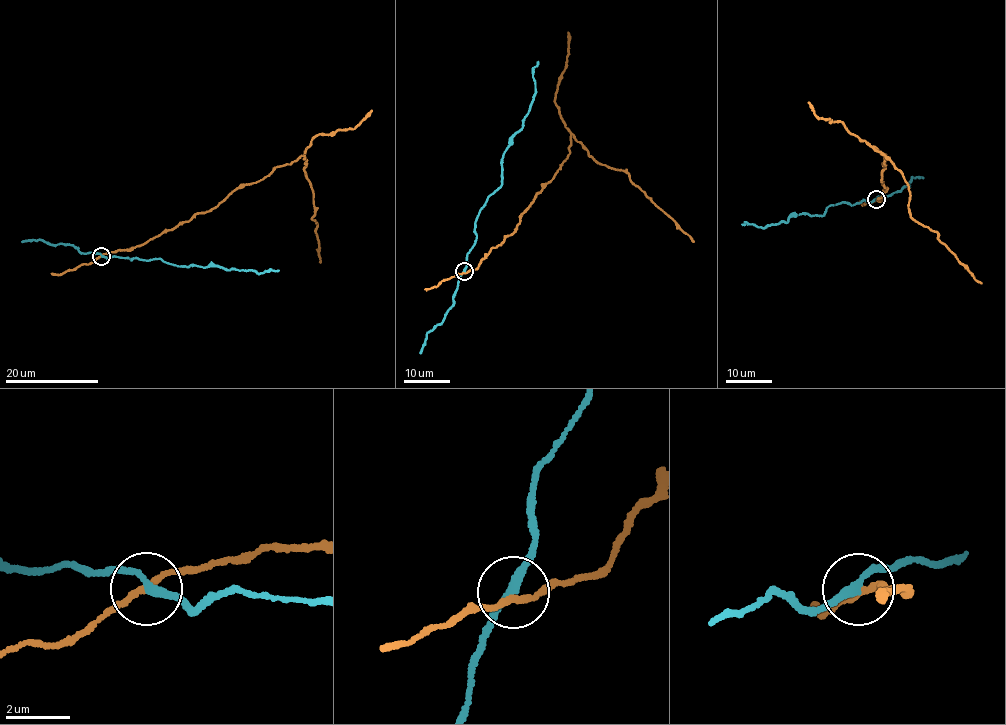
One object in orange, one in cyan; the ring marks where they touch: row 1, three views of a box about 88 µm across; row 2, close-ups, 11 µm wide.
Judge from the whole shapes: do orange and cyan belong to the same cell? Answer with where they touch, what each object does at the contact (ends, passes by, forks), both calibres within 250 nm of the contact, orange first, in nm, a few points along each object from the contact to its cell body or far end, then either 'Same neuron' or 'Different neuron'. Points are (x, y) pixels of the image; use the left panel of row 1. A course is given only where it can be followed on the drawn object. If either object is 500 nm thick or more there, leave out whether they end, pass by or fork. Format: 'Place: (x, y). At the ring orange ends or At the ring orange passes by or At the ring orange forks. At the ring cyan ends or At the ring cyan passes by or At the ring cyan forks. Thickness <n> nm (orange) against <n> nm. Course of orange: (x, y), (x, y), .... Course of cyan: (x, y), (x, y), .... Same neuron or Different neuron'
Place: (101, 256). At the ring orange passes by. At the ring cyan passes by. Thickness 190 nm (orange) against 200 nm. Course of orange: (101, 255), (155, 238), (303, 156), (304, 171), (313, 191), (311, 217), (317, 224), (321, 262). Course of cyan: (101, 255), (132, 260), (137, 257), (161, 259), (179, 266), (221, 266), (228, 270), (256, 272), (278, 270). Different neuron

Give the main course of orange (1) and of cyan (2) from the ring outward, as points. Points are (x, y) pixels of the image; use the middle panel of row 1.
1: (464, 272), (476, 269), (491, 248), (514, 233), (569, 153), (571, 135), (599, 163), (629, 174), (694, 241)
2: (464, 272), (476, 239), (475, 218), (501, 185), (502, 155), (522, 127), (534, 95), (538, 61)

